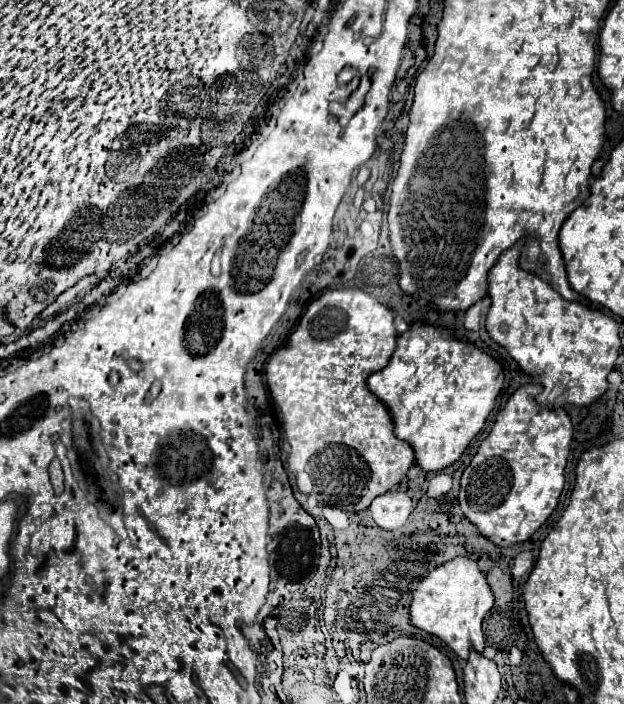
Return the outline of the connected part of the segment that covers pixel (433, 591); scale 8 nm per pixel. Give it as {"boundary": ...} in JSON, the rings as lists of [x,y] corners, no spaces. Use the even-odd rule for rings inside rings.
{"boundary":[[[455,557],[431,571],[413,591],[411,623],[439,637],[461,659],[467,659],[471,645],[477,651],[485,649],[483,619],[495,603],[495,595],[485,579],[485,573],[469,557]]]}

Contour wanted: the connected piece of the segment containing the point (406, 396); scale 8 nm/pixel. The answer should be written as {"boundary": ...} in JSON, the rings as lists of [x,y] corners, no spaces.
{"boundary":[[[415,321],[411,323],[409,331],[397,337],[397,349],[389,359],[387,367],[375,371],[369,377],[367,385],[389,407],[395,421],[395,435],[413,445],[415,463],[423,471],[441,471],[443,467],[455,463],[467,449],[469,441],[481,431],[503,387],[503,379],[503,365],[491,355],[483,353],[475,343],[457,339],[453,331],[445,327]]]}

